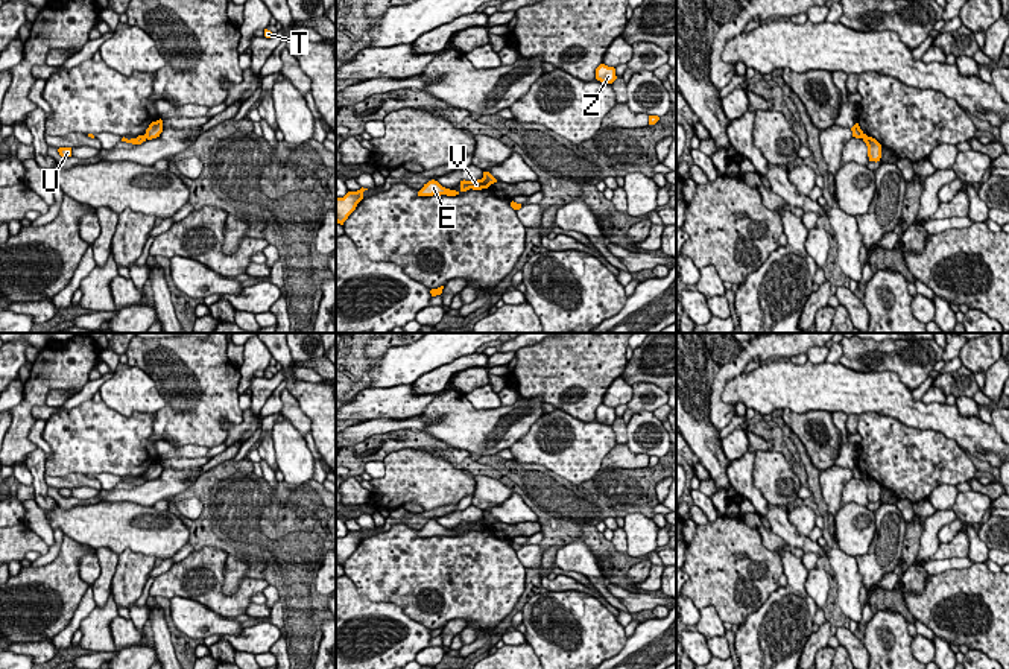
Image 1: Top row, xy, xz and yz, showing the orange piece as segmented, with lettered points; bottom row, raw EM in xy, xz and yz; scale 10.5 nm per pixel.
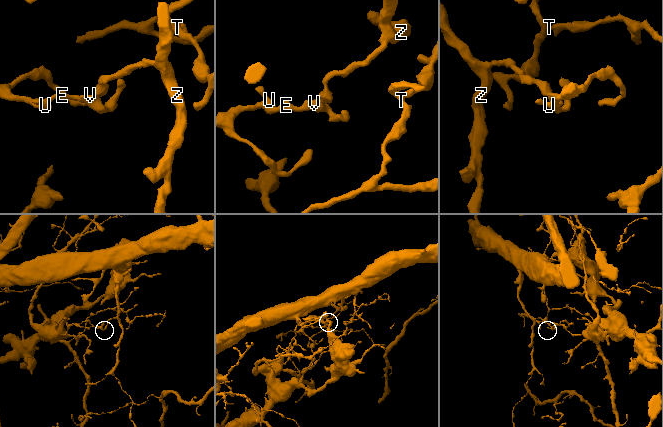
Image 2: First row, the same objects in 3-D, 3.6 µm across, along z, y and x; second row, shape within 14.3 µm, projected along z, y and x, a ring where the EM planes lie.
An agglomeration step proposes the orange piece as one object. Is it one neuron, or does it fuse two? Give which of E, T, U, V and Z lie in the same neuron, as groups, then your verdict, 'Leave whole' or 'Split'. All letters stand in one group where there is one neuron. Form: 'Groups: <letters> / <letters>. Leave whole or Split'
Groups: E T U V / Z. Split

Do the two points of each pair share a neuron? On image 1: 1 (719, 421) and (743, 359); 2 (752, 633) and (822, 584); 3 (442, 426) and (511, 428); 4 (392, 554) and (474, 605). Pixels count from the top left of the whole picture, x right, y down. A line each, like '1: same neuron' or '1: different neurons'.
1: same neuron
2: different neurons
3: same neuron
4: same neuron

